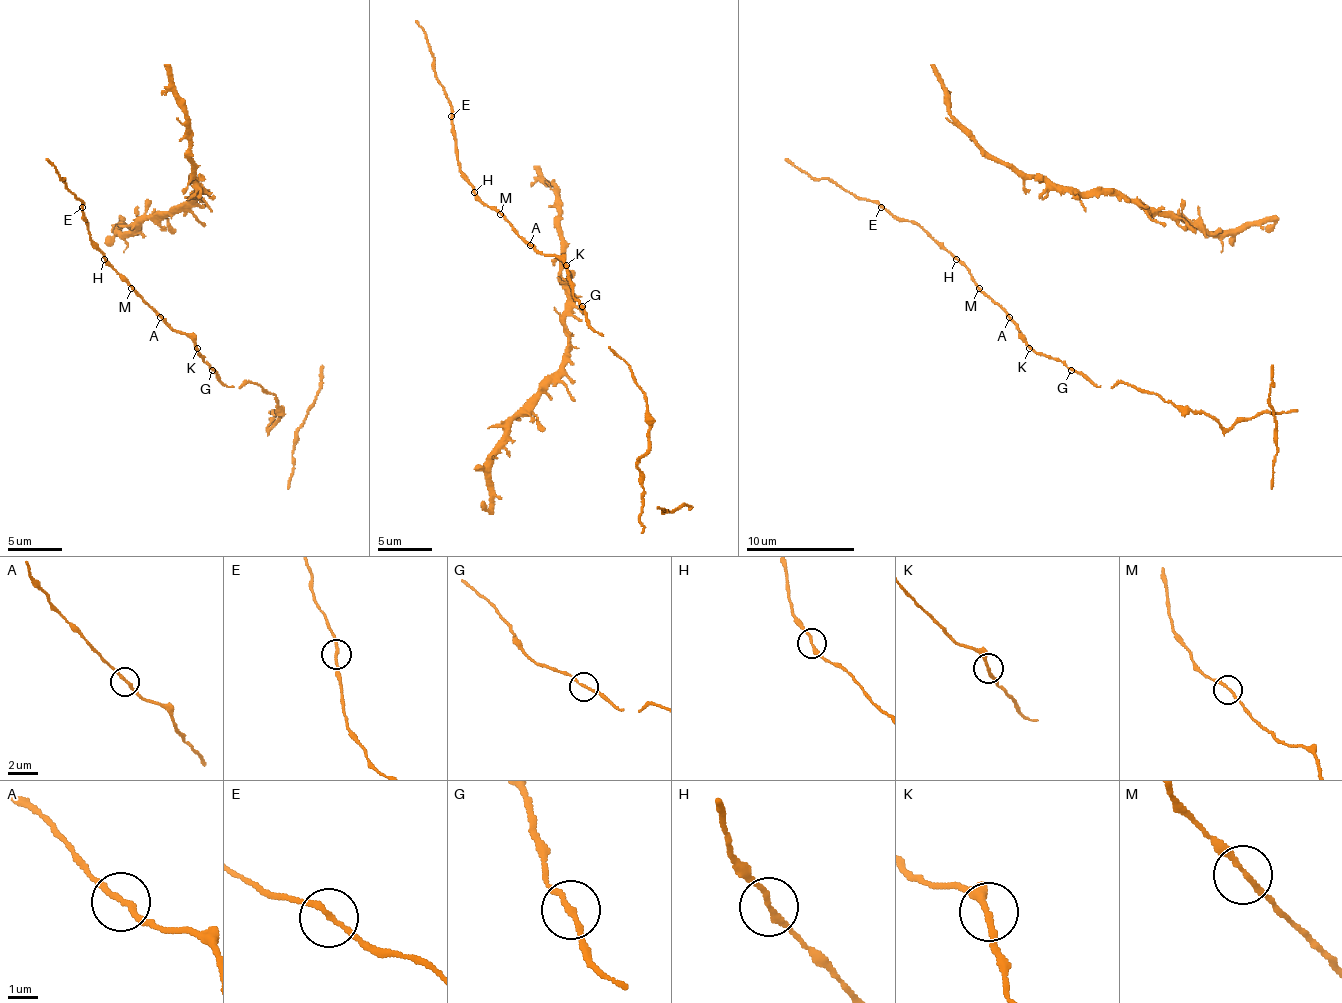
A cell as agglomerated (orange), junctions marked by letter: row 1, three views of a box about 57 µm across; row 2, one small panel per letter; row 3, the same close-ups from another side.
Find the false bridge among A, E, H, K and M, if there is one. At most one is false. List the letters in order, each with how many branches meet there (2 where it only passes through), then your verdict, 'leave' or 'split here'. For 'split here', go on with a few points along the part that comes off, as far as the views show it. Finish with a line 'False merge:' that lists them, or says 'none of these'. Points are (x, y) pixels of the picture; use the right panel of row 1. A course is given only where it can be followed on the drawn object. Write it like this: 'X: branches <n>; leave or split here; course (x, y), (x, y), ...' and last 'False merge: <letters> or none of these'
A: branches 2; leave
E: branches 2; leave
H: branches 2; leave
K: branches 2; leave
M: branches 2; leave
False merge: none of these

